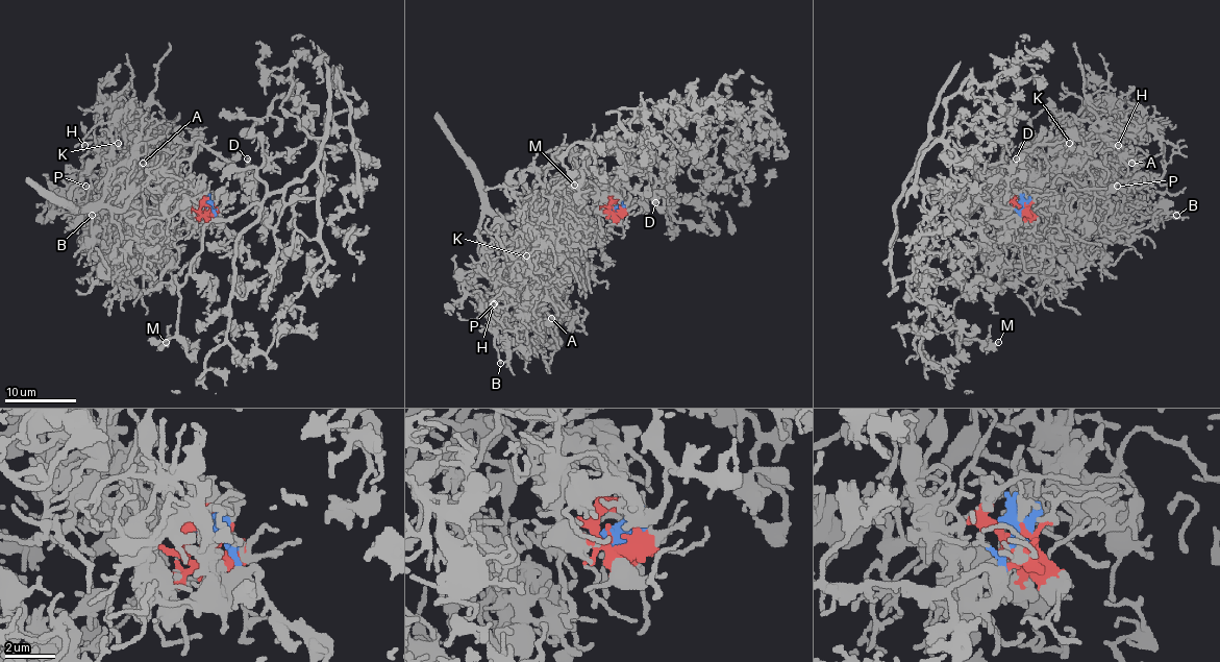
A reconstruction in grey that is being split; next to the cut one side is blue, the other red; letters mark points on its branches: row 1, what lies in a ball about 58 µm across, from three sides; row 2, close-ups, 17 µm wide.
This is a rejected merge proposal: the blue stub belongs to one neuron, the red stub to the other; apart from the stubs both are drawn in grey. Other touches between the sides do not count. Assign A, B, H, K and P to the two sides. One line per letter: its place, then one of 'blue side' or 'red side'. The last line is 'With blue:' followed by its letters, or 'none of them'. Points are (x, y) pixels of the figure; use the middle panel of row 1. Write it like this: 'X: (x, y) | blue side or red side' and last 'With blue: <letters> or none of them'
A: (551, 318) | red side
B: (500, 363) | red side
H: (493, 304) | red side
K: (526, 255) | red side
P: (494, 303) | red side
With blue: none of them

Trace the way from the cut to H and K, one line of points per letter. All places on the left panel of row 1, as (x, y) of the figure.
H: (204, 206), (174, 223), (105, 203), (110, 169), (122, 176), (83, 146)
K: (204, 206), (174, 223), (163, 206), (105, 203), (110, 169), (113, 184), (128, 172), (118, 142)

